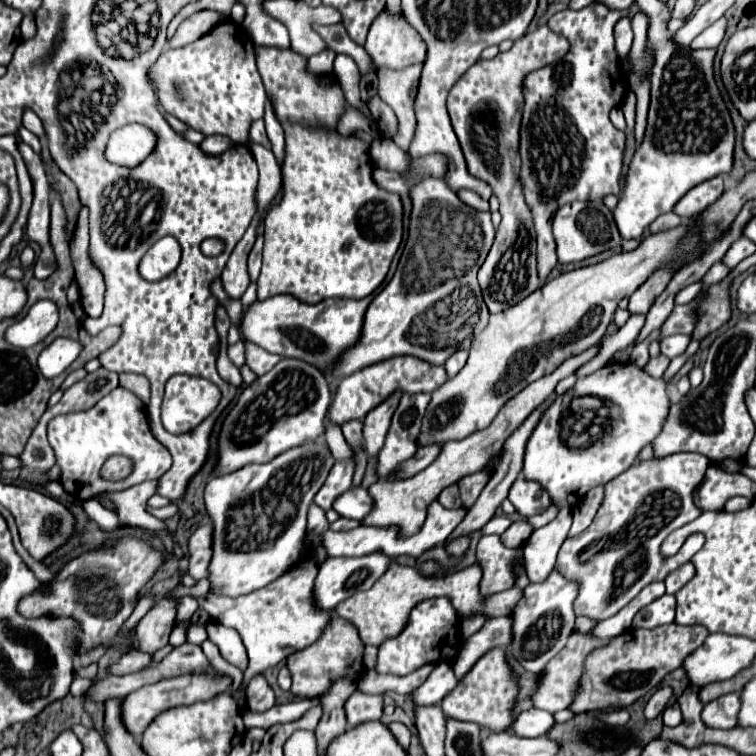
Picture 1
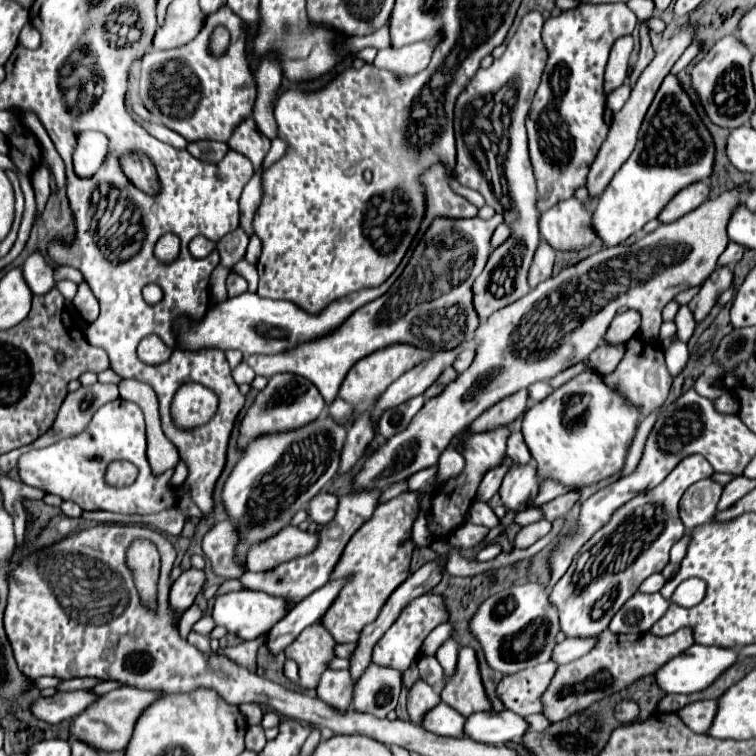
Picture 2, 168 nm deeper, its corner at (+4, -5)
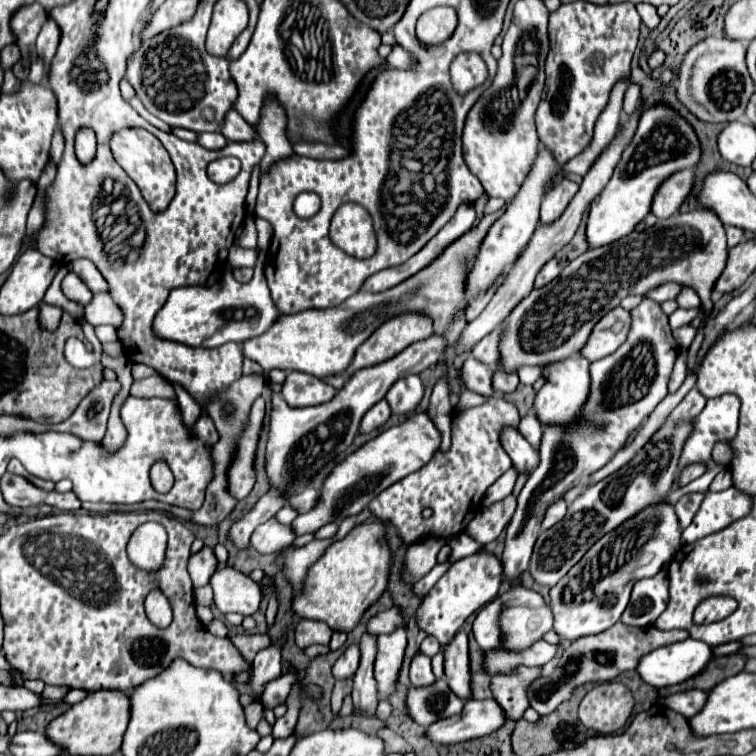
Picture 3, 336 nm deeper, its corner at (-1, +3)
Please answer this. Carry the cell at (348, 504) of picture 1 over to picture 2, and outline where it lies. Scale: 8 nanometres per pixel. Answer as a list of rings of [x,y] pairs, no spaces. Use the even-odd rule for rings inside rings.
[[[320,492],[318,496],[312,498],[312,502],[308,506],[310,520],[320,526],[332,522],[334,514],[336,514],[336,506],[338,506],[338,496],[334,496],[330,492]]]

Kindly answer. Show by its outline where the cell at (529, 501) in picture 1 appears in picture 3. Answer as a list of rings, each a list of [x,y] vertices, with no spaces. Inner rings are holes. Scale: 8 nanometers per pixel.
[[[511,426],[503,428],[501,430],[501,446],[505,448],[509,458],[513,460],[513,466],[519,472],[533,470],[539,462],[537,450],[523,438],[523,434],[519,434],[519,428],[511,428]]]

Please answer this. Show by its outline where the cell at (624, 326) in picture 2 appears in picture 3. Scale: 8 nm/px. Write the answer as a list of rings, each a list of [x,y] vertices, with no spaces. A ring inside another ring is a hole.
[[[621,306],[609,310],[593,328],[591,338],[587,340],[587,344],[583,346],[583,350],[579,350],[581,358],[587,358],[589,362],[601,360],[607,354],[615,352],[619,348],[619,344],[625,342],[627,332],[629,332],[629,312],[623,310]]]

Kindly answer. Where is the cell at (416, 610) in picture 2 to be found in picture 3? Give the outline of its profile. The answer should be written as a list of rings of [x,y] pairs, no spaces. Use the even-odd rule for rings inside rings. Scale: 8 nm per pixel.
[[[397,606],[379,612],[377,616],[369,618],[367,624],[365,624],[367,632],[375,634],[375,636],[377,634],[389,634],[389,632],[395,630],[395,626],[403,626],[403,614],[401,614],[401,610]]]

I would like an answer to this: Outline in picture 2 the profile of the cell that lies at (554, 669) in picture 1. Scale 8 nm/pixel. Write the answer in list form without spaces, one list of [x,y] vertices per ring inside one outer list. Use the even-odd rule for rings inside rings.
[[[556,662],[538,664],[522,672],[504,676],[498,684],[498,698],[504,706],[518,716],[526,718],[530,714],[542,714],[542,694],[558,670]]]

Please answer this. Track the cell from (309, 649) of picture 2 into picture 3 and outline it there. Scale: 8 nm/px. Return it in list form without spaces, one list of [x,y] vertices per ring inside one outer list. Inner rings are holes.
[[[301,620],[295,626],[295,644],[299,648],[307,648],[313,644],[329,644],[333,630],[319,620]]]

